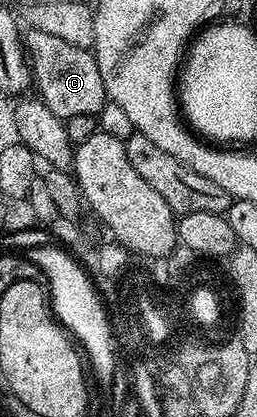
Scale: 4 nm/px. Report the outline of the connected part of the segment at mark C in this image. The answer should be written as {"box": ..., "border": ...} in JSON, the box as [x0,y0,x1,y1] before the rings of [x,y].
{"box":[22,28,107,119],"border":[[[29,28],[22,37],[24,53],[30,62],[35,92],[40,100],[54,111],[54,115],[65,119],[74,115],[98,115],[107,103],[106,83],[102,83],[102,71],[98,71],[96,55],[91,49],[74,47],[58,35]]]}

